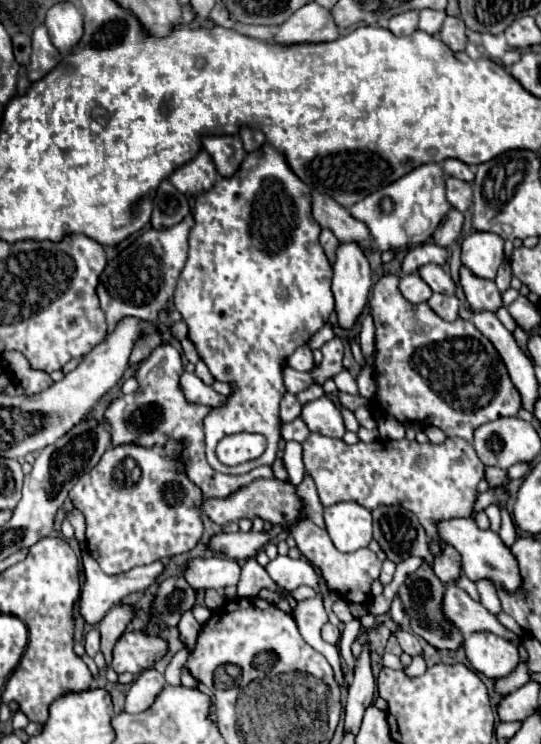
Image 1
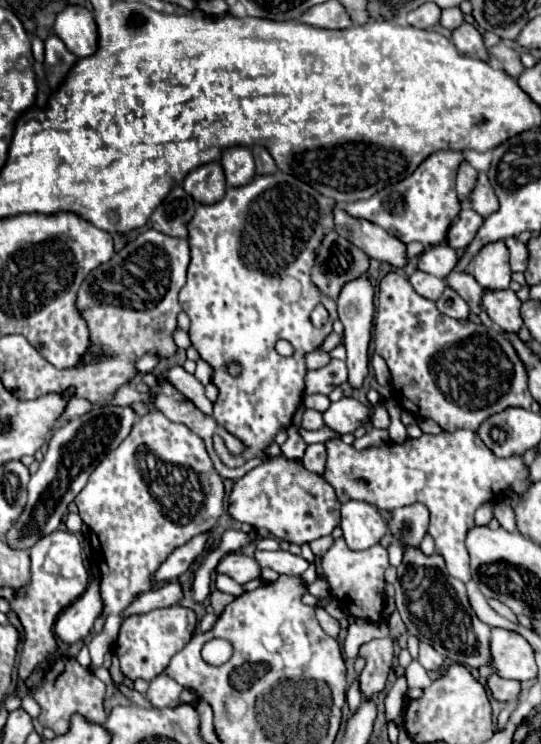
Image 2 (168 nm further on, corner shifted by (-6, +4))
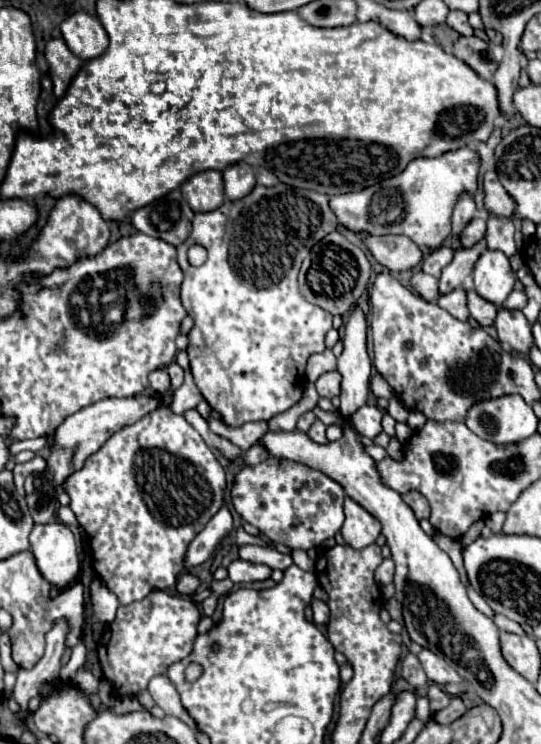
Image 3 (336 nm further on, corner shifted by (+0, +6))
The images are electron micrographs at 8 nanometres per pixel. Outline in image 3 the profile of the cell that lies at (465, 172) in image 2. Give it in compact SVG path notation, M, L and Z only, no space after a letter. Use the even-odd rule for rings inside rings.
M462 194L460 200L454 206L454 214L452 214L452 248L460 248L458 244L458 234L462 232L462 228L476 216L476 204L472 194Z

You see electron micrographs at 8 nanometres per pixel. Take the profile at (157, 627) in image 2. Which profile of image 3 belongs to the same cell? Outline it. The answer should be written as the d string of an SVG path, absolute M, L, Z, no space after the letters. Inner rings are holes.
M154 590L144 600L120 606L116 620L106 626L98 640L98 658L104 678L112 682L114 696L134 696L146 690L150 678L166 674L172 662L182 660L192 652L200 610L190 598L170 596Z

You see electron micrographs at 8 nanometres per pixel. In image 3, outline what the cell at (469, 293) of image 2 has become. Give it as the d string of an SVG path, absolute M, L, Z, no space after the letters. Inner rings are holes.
M466 288L466 298L468 298L468 310L470 310L470 316L482 324L482 326L490 326L494 324L494 318L496 318L496 306L492 302L486 302L482 296L478 296L474 290Z

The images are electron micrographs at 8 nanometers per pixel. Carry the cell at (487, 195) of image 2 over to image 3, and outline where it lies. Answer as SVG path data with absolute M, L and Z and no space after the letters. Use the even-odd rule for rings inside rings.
M496 172L484 174L484 212L492 216L512 216L514 200L498 182Z

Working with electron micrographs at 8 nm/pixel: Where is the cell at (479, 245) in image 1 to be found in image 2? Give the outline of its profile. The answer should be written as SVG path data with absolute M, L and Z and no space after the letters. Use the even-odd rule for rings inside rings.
M504 242L486 244L472 262L472 274L484 290L506 290L512 270L508 264L508 248L504 248Z

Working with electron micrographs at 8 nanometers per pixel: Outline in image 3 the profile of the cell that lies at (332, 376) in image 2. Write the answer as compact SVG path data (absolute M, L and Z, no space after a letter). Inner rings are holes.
M332 370L332 372L326 372L318 378L316 382L316 390L320 396L326 396L326 398L334 398L340 394L340 380L342 376L338 374L338 370Z

